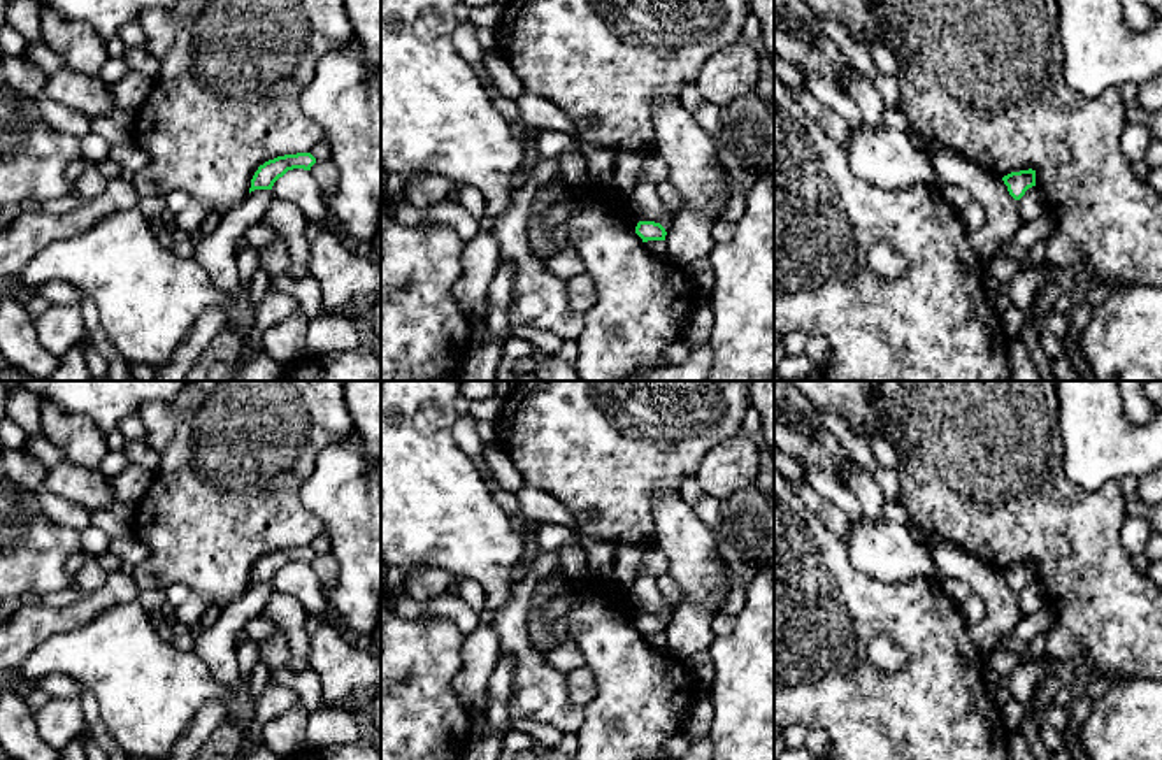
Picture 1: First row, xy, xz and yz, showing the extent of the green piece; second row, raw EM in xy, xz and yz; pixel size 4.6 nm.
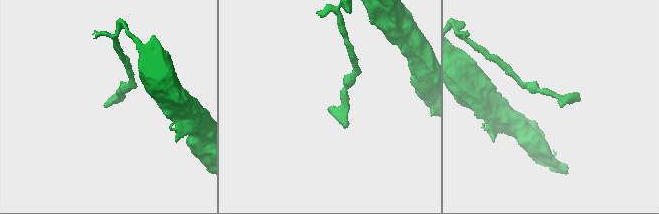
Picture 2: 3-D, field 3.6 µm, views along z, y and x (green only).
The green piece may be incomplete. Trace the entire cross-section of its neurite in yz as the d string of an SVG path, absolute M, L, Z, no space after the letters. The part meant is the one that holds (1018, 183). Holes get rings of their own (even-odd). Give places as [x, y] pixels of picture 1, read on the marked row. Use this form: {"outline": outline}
{"outline": "M1020 170L1020 172L1011 172L1002 177L1004 184L1008 186L1009 195L1015 200L1020 200L1025 191L1032 186L1036 186L1036 170Z"}

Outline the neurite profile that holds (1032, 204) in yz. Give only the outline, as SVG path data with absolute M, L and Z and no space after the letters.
M1032 186L1025 191L1025 195L1018 200L1018 207L1022 225L1027 225L1037 216L1048 212L1046 200L1037 186Z

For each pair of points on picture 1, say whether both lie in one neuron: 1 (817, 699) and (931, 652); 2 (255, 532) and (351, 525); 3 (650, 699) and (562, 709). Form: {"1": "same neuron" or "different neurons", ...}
{"1": "same neuron", "2": "different neurons", "3": "different neurons"}

